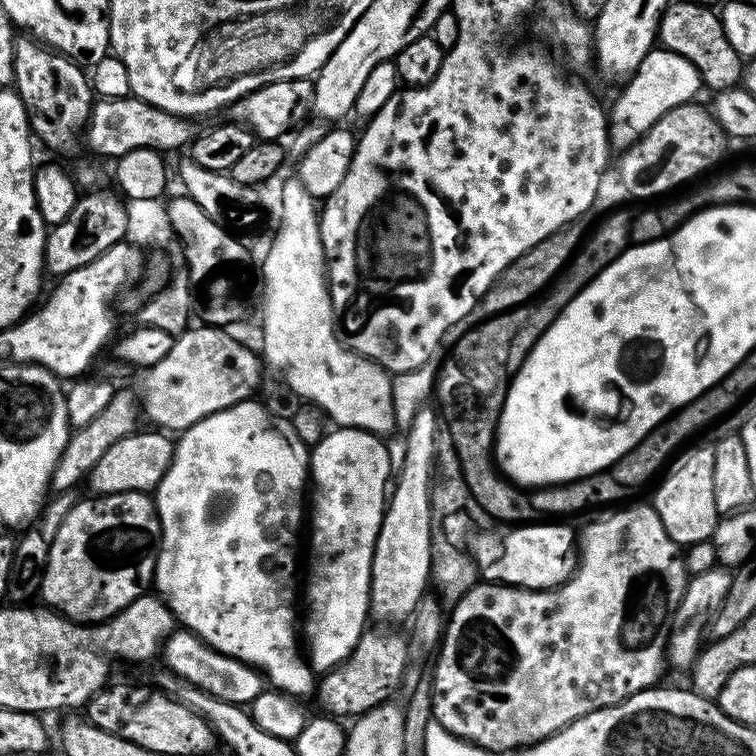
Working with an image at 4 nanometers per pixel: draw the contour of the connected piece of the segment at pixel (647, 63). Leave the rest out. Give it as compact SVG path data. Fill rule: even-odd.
M663 46L653 47L652 51L646 54L646 58L642 58L642 62L636 67L635 72L631 73L629 80L632 81L621 90L620 97L613 102L612 112L610 108L608 135L613 149L631 149L633 145L647 134L650 130L650 126L654 126L654 122L658 122L658 118L662 118L662 114L674 110L674 106L678 106L679 104L695 101L697 99L696 91L698 91L699 88L702 88L700 71L682 54L670 52Z

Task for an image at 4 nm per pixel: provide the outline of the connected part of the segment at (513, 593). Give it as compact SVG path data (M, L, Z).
M632 504L629 508L620 506L610 514L610 530L612 530L612 556L618 568L600 568L598 562L578 562L578 567L565 584L558 590L529 590L499 582L481 582L470 589L451 609L442 631L442 643L438 648L436 673L430 676L432 681L432 719L442 725L450 735L458 740L474 744L488 754L508 752L513 748L522 749L540 743L546 737L554 735L565 728L570 722L582 718L599 708L617 704L641 692L643 688L653 687L660 676L660 667L666 664L666 645L670 635L667 627L660 628L657 624L636 624L636 618L628 618L628 604L620 604L624 578L634 578L636 574L656 574L658 570L666 570L668 582L672 590L684 590L688 587L689 573L684 573L684 556L681 545L675 544L666 534L666 526L662 526L662 518L656 513L655 507L648 504Z

